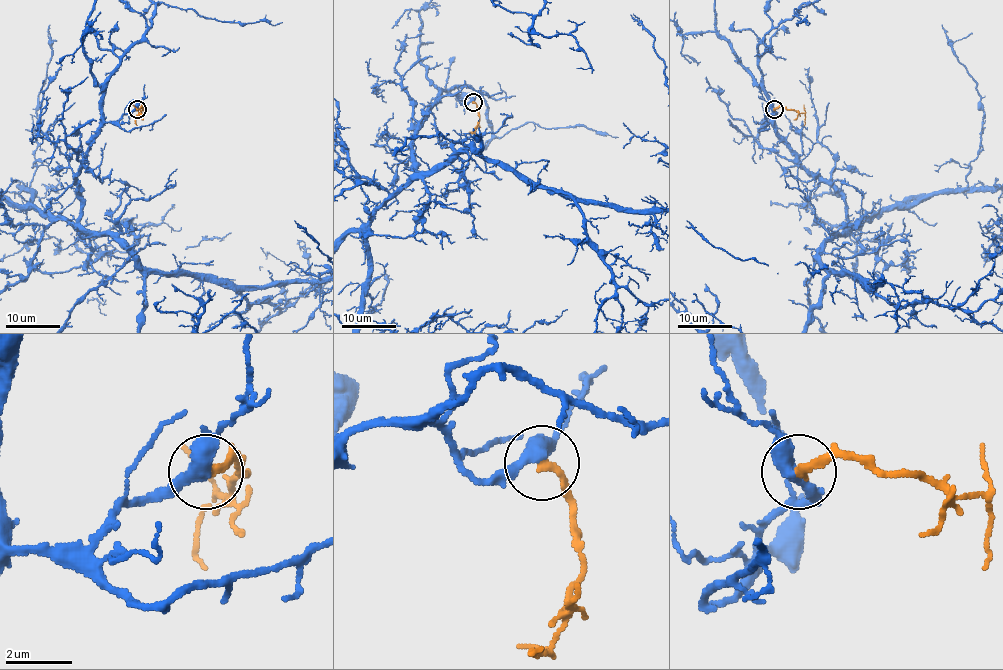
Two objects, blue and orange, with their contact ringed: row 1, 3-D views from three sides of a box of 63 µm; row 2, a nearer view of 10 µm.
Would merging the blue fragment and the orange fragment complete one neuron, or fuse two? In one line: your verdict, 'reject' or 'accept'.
accept

